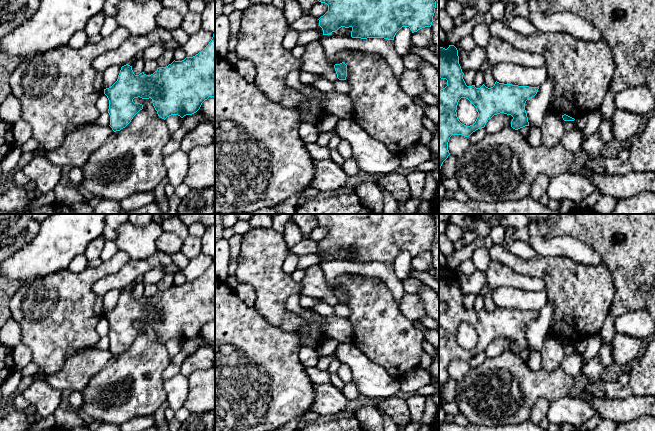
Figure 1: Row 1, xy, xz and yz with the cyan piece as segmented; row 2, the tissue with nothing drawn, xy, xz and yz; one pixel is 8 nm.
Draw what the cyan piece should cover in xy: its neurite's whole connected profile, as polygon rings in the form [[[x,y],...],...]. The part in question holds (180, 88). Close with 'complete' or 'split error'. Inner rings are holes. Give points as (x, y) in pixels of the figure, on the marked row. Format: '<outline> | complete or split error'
[[[215,33],[209,44],[195,56],[186,57],[182,61],[174,60],[166,67],[159,67],[151,75],[144,72],[135,75],[132,66],[122,66],[117,81],[104,89],[104,94],[109,100],[109,126],[114,132],[125,128],[143,109],[142,104],[133,102],[133,99],[138,97],[151,98],[158,116],[164,120],[171,115],[183,118],[196,113],[205,100],[215,97]]] | complete

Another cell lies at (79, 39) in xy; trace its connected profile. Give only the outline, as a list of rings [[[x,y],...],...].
[[[80,30],[71,37],[68,46],[73,49],[79,49],[87,44],[88,44],[88,35],[84,30]]]

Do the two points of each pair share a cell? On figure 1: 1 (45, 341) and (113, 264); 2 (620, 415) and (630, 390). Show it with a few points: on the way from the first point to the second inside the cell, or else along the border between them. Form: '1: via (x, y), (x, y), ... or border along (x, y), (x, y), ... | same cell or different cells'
1: via (55, 320), (60, 309), (92, 277) | same cell
2: border along (644, 395), (604, 399) | different cells

